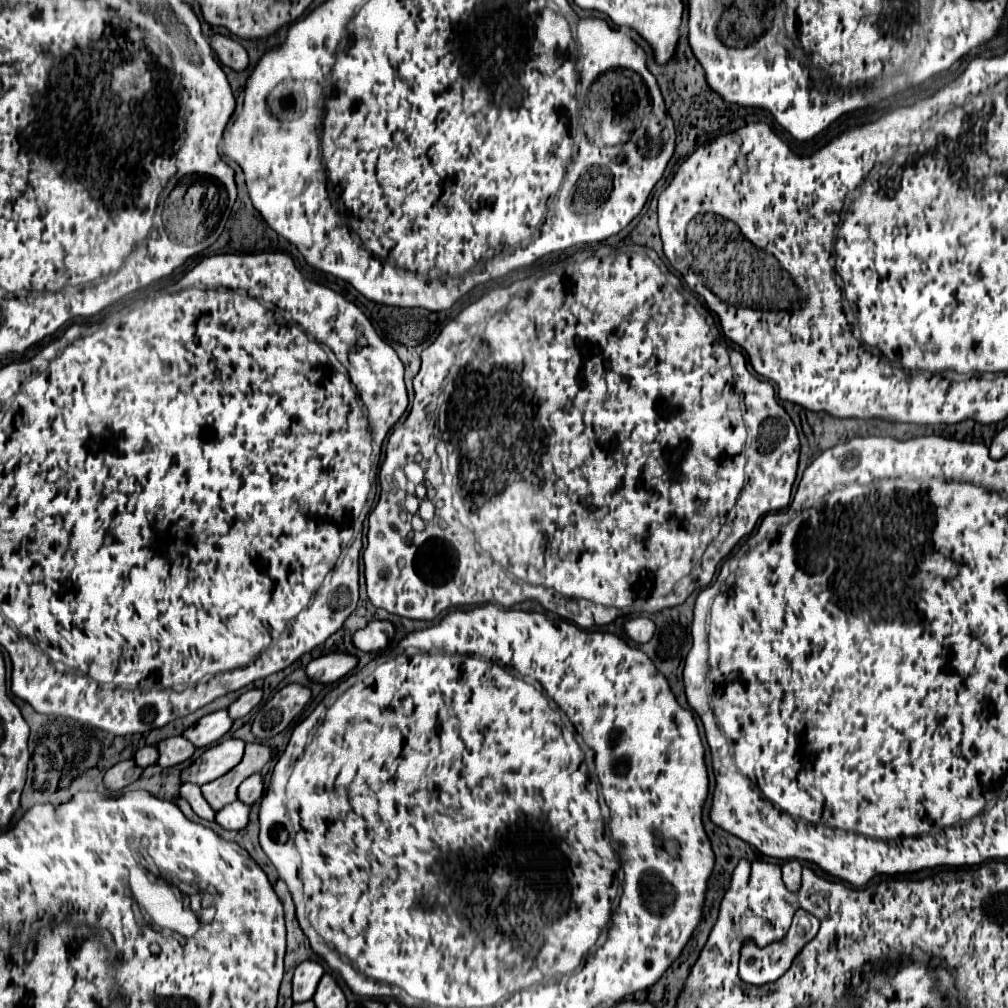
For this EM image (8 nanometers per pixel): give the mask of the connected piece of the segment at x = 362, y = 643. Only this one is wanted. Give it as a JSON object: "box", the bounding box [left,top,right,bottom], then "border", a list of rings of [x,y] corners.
{"box":[352,620,394,652],"border":[[[372,620],[370,624],[352,634],[352,644],[356,650],[362,652],[378,652],[384,650],[392,638],[394,638],[394,626],[390,622]]]}

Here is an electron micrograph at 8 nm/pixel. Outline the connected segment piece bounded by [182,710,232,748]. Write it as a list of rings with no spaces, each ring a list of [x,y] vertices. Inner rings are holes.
[[[218,710],[200,718],[194,726],[186,728],[182,736],[190,740],[196,748],[204,748],[218,742],[230,730],[230,726],[232,720],[228,718],[228,710]]]

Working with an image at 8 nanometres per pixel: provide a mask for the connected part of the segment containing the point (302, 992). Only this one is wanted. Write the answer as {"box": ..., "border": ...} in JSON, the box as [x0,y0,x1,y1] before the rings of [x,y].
{"box":[292,960,324,1004],"border":[[[312,960],[302,962],[296,968],[296,972],[294,972],[294,994],[292,994],[292,1000],[296,1004],[312,1000],[312,996],[316,992],[316,986],[318,986],[318,982],[322,978],[322,974],[324,974],[322,964],[312,962]]]}

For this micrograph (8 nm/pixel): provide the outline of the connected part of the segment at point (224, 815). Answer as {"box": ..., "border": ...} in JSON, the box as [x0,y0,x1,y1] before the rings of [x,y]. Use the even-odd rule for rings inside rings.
{"box":[216,802,250,830],"border":[[[232,802],[228,806],[224,806],[224,810],[216,812],[216,822],[224,828],[224,830],[240,830],[246,828],[248,824],[248,814],[250,814],[250,806],[242,804],[242,802]]]}

